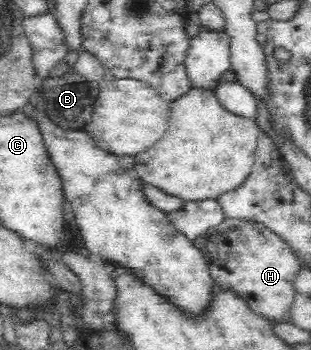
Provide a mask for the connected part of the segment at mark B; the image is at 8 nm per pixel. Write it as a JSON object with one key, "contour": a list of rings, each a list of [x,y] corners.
{"contour":[[[73,66],[61,77],[47,77],[38,82],[36,91],[44,102],[46,117],[63,130],[84,130],[92,117],[92,104],[98,95],[98,82],[89,82]]]}

